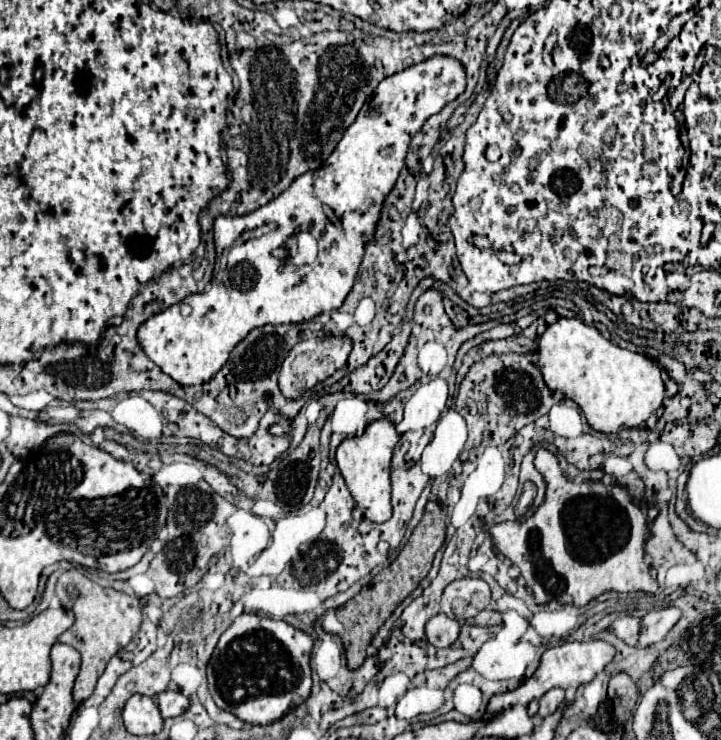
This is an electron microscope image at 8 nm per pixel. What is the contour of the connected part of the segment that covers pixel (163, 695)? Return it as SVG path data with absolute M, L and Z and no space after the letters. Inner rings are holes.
M166 690L158 694L158 708L162 712L164 718L172 718L172 716L180 716L188 710L190 700L188 696L184 696L178 690Z

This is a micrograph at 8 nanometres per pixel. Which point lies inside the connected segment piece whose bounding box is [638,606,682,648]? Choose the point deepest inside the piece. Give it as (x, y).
(655, 625)

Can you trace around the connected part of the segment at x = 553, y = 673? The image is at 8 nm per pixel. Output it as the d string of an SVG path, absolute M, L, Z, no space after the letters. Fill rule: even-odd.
M592 640L592 642L564 642L560 646L554 646L550 650L546 650L542 654L542 662L538 666L538 670L534 672L532 678L528 678L522 686L518 686L516 690L512 692L506 692L506 694L498 694L490 700L488 704L488 712L484 716L484 720L496 712L502 712L504 708L510 708L510 706L516 706L516 704L524 704L528 706L530 700L534 698L542 698L548 690L560 686L564 690L568 688L578 688L586 682L590 682L596 674L600 674L604 670L606 664L610 664L616 656L616 648L604 640Z

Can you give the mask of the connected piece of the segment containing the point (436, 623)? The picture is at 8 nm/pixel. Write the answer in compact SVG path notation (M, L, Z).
M436 614L426 624L426 638L436 648L448 648L456 642L460 634L460 622L454 618L448 618L446 614Z

